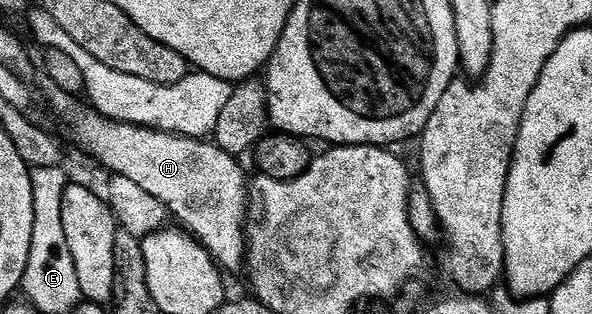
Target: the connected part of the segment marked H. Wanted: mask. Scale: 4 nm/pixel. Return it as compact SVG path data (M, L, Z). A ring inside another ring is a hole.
M52 89L51 90L51 106L55 109L55 114L59 118L64 118L65 121L71 125L71 134L75 137L75 142L84 150L87 154L92 154L105 169L111 170L112 175L123 175L128 177L129 180L133 180L138 187L145 188L146 192L149 192L154 199L159 200L161 204L166 206L167 213L172 219L179 221L176 222L186 233L196 237L203 243L203 247L206 248L211 254L211 257L219 263L220 267L224 271L227 270L240 270L242 271L245 266L245 259L247 256L247 231L245 227L249 222L249 178L247 182L247 174L239 167L240 159L236 155L225 152L220 146L215 145L214 141L204 140L201 138L186 138L180 134L170 134L169 132L161 132L160 130L150 130L144 126L136 126L134 121L127 120L127 122L114 122L114 117L108 116L106 113L100 112L90 105L84 104L79 106L80 99L74 94L66 94L63 90Z

